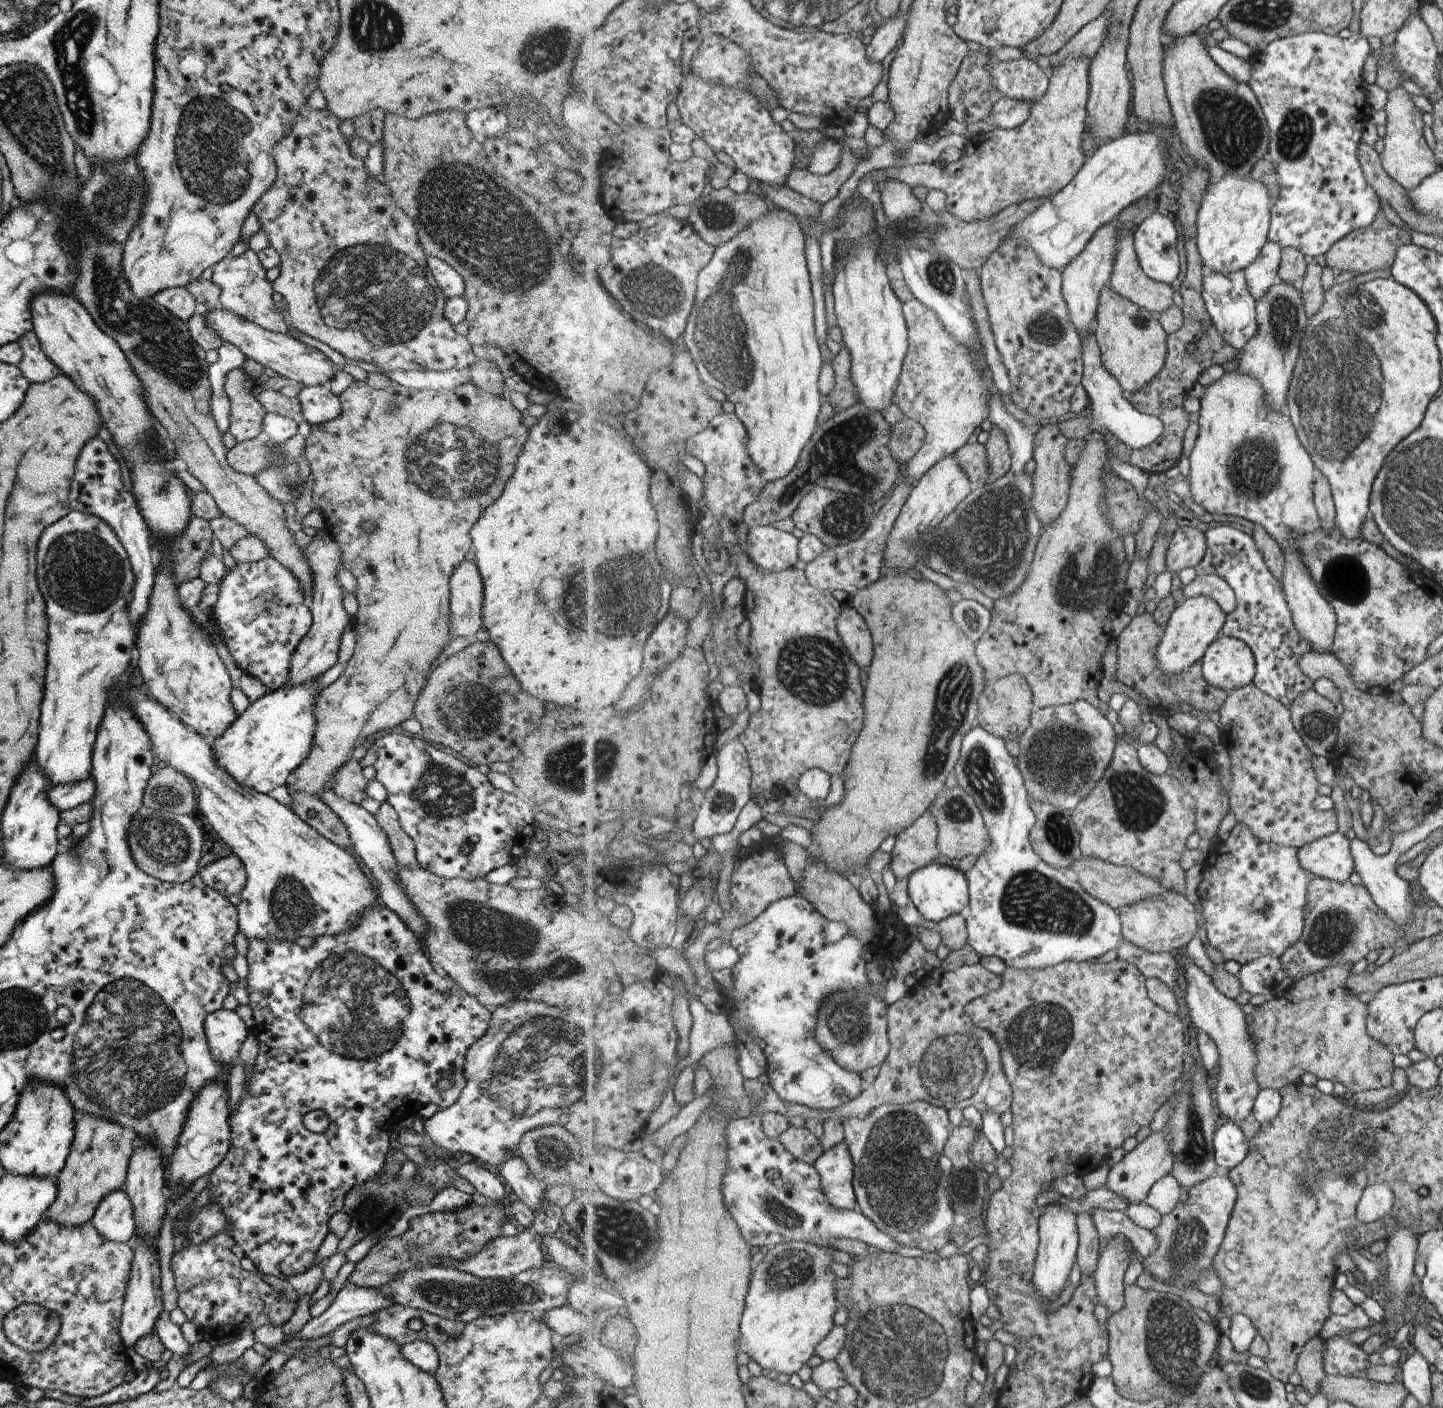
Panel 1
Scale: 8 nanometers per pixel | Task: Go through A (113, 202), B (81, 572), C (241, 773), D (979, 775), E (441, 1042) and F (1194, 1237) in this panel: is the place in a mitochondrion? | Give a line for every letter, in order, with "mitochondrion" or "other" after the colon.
A: mitochondrion
B: mitochondrion
C: other
D: mitochondrion
E: other
F: mitochondrion

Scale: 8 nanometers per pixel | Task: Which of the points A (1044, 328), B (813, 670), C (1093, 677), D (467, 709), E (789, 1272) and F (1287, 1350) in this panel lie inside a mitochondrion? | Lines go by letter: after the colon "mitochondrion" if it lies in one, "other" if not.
A: mitochondrion
B: mitochondrion
C: other
D: mitochondrion
E: mitochondrion
F: other

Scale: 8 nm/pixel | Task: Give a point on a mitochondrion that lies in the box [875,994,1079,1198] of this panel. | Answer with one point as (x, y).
(953, 1069)

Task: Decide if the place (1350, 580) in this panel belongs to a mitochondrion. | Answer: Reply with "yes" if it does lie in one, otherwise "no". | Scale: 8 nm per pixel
yes

